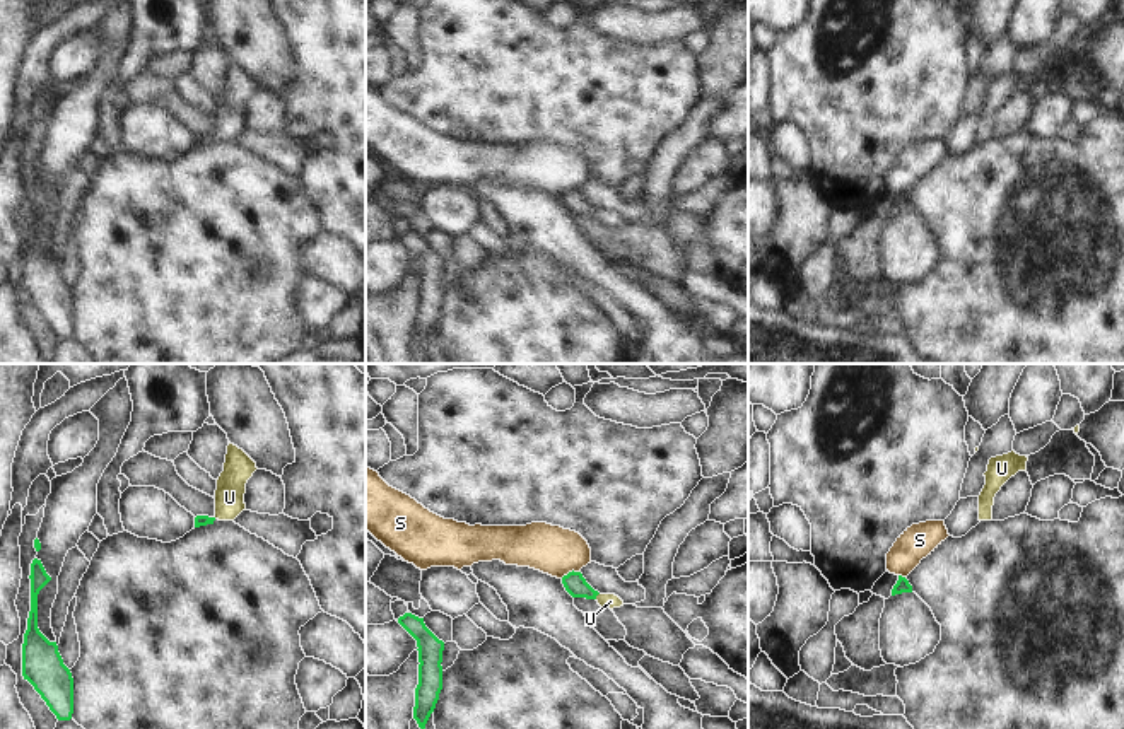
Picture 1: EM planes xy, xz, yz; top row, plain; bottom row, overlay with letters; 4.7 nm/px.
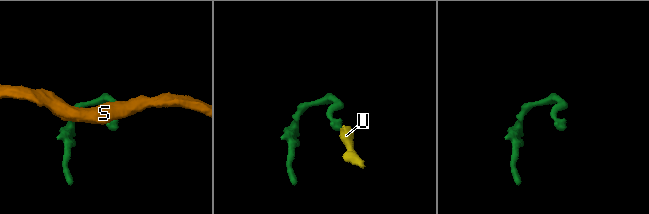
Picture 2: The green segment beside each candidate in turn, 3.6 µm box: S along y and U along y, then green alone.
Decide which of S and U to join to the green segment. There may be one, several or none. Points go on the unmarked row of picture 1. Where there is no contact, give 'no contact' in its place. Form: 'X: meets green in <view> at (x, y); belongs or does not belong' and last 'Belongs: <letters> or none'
S: meets green in xz at (569, 190); does not belong
U: meets green in xz at (597, 212); belongs
Belongs: U

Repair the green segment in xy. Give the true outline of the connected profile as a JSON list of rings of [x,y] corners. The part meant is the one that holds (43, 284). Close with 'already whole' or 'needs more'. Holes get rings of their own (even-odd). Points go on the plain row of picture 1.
[[[41,178],[31,181],[31,229],[22,261],[22,294],[46,319],[58,338],[73,331],[73,295],[63,282],[56,260],[50,260],[38,246],[38,212],[51,198]]]; already whole

